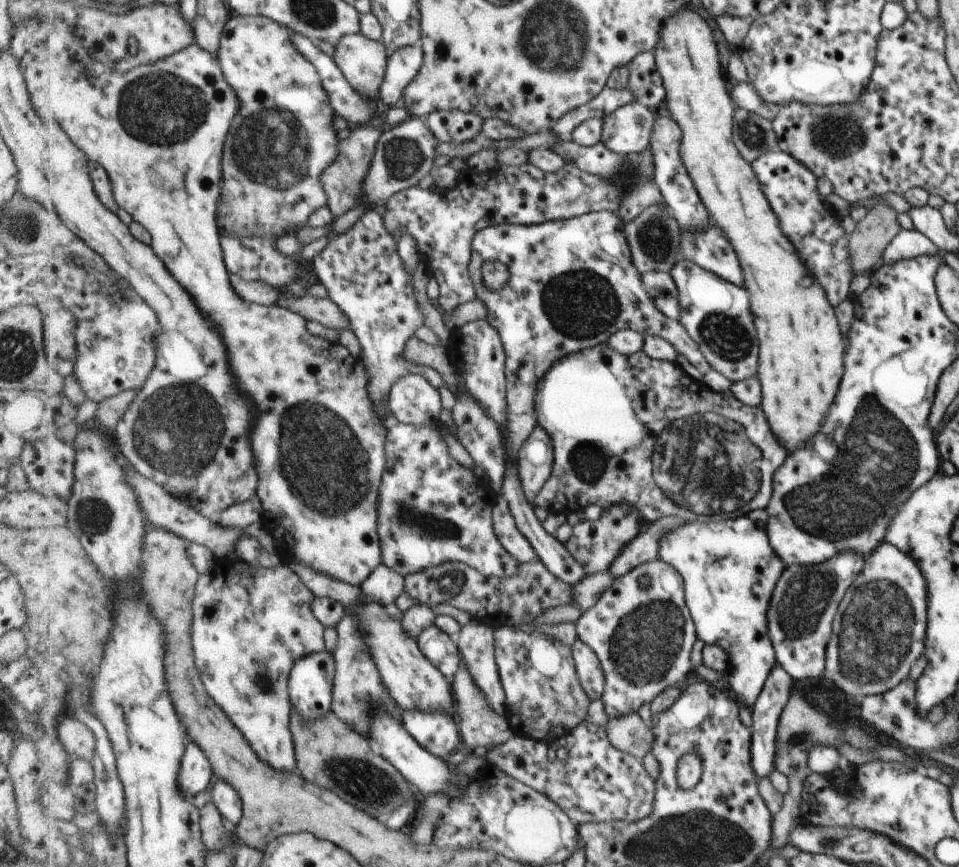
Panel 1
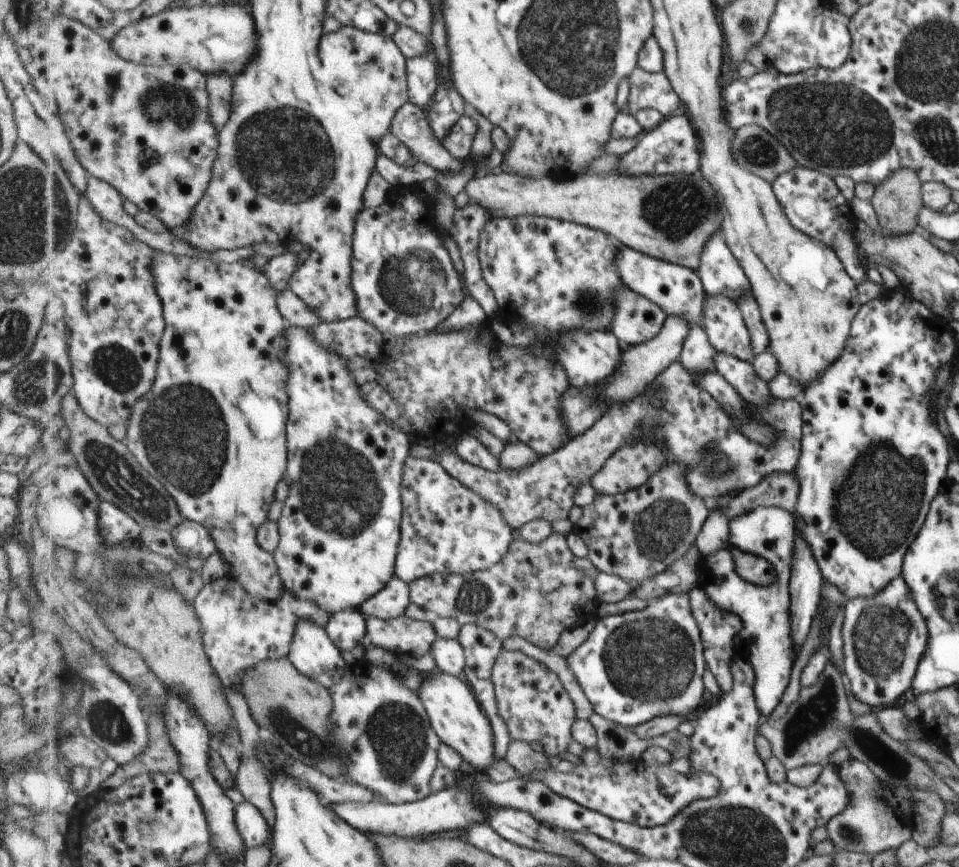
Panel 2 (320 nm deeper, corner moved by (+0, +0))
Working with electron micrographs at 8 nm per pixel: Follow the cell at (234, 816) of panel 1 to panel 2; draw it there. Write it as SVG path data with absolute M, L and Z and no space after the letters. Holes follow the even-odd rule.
M244 801L235 806L235 824L248 848L257 848L272 840L265 816L251 802Z

